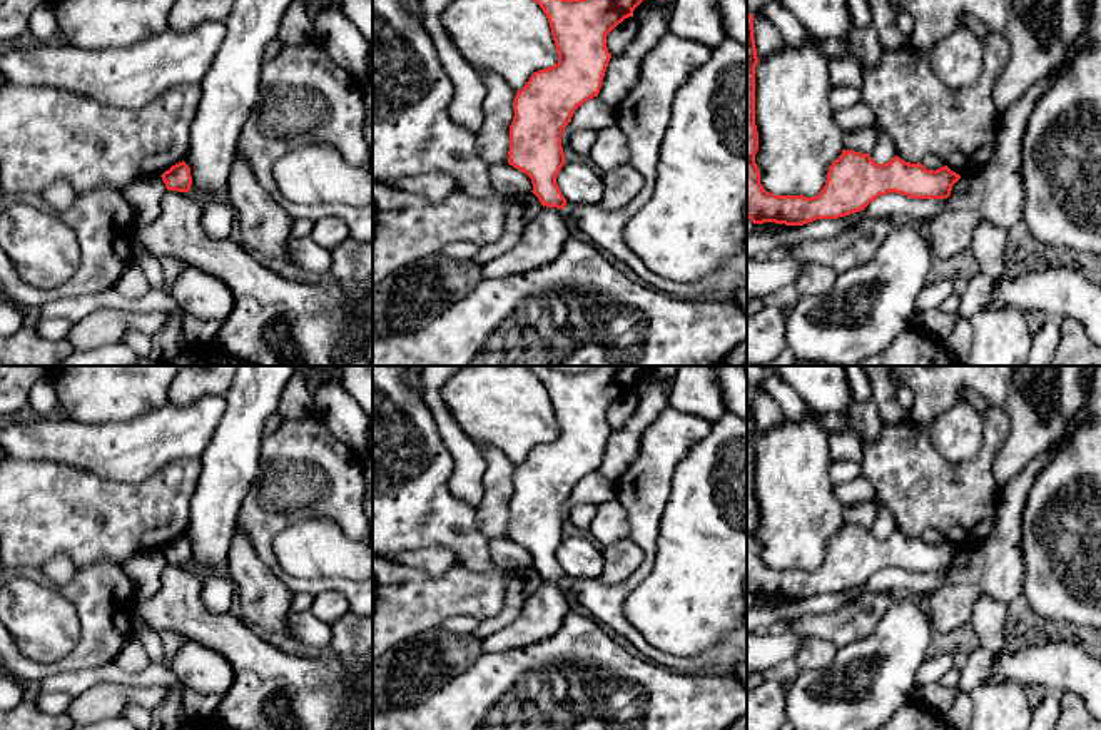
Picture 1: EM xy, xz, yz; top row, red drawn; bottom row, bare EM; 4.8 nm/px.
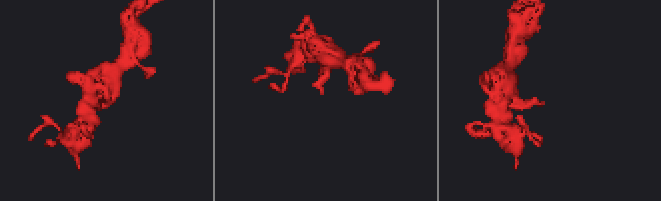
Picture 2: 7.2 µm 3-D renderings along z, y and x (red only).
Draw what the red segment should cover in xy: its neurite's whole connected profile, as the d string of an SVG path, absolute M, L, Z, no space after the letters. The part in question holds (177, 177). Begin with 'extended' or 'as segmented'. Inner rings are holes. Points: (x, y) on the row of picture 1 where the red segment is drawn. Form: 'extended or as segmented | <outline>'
as segmented | M182 160L165 170L162 180L167 190L189 192L192 185L190 167Z

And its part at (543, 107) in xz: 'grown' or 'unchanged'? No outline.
unchanged

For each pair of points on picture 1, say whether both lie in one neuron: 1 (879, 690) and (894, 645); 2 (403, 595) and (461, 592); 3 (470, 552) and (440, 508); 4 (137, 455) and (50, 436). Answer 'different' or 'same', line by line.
1: same
2: same
3: same
4: same

